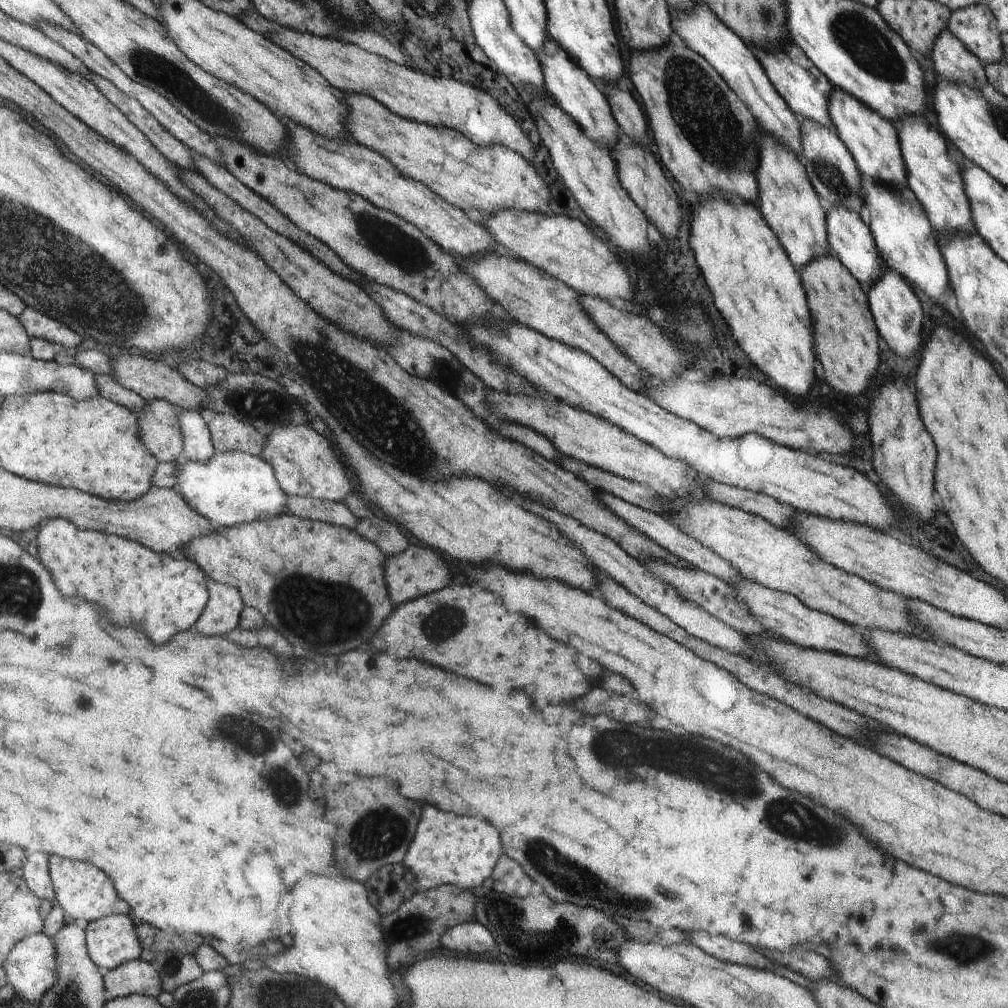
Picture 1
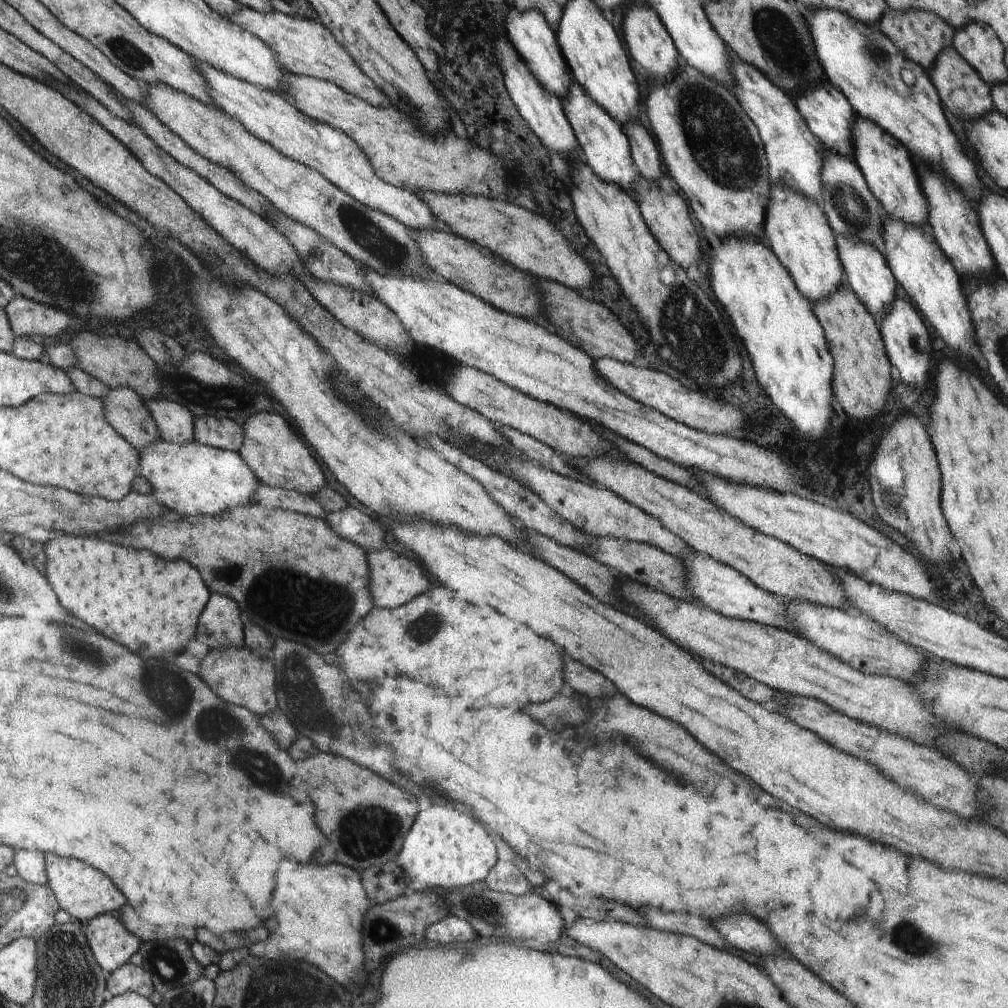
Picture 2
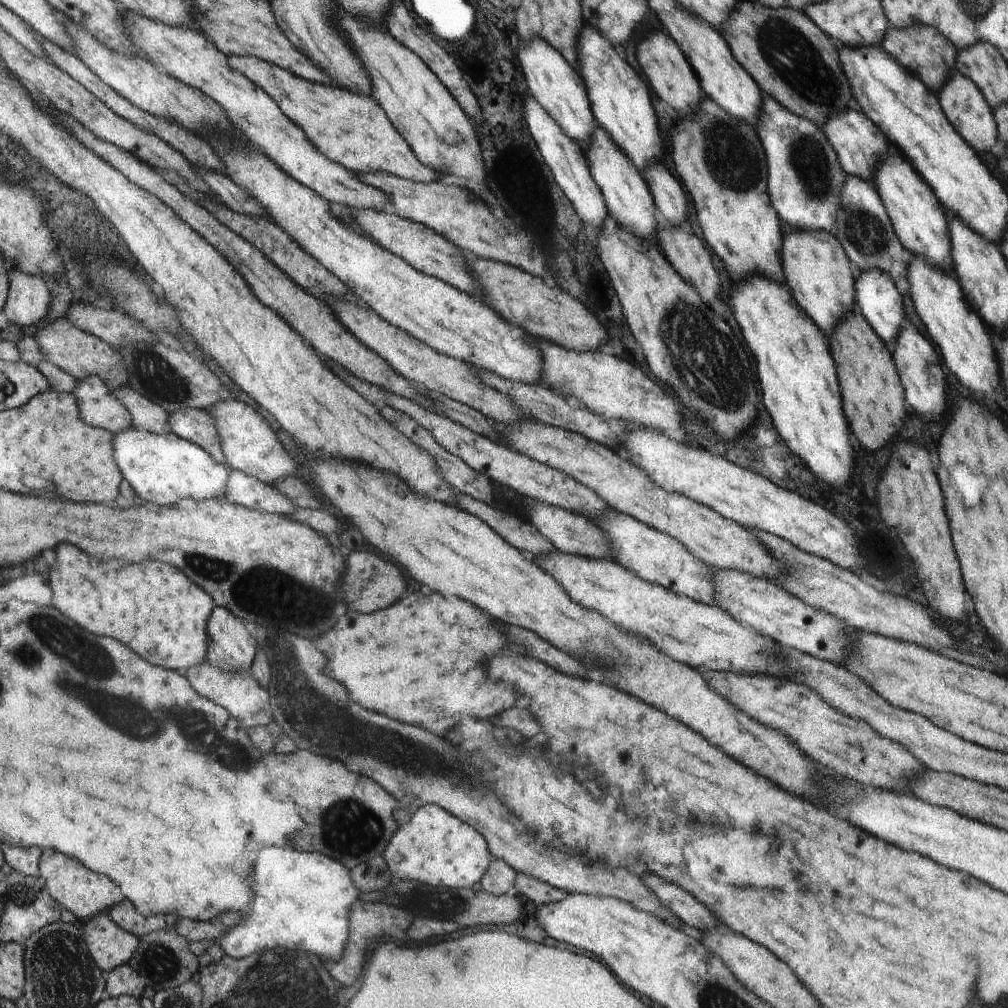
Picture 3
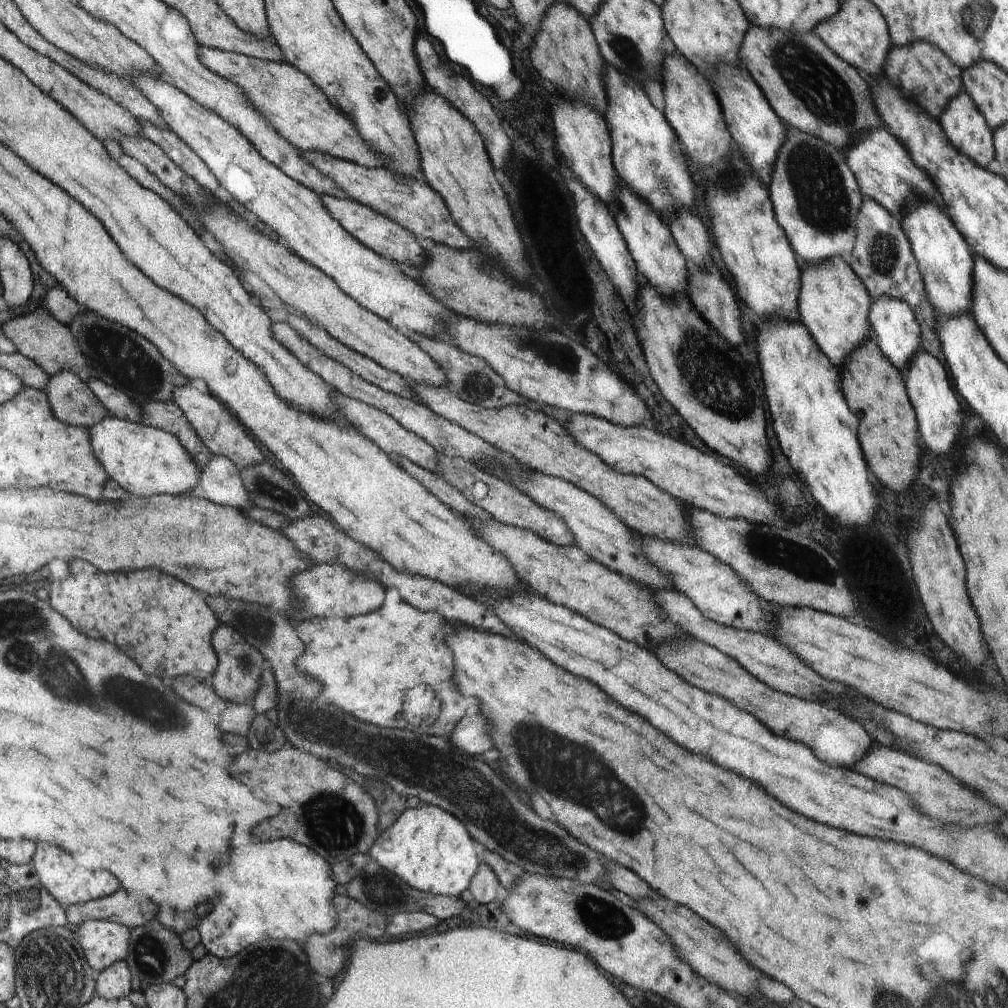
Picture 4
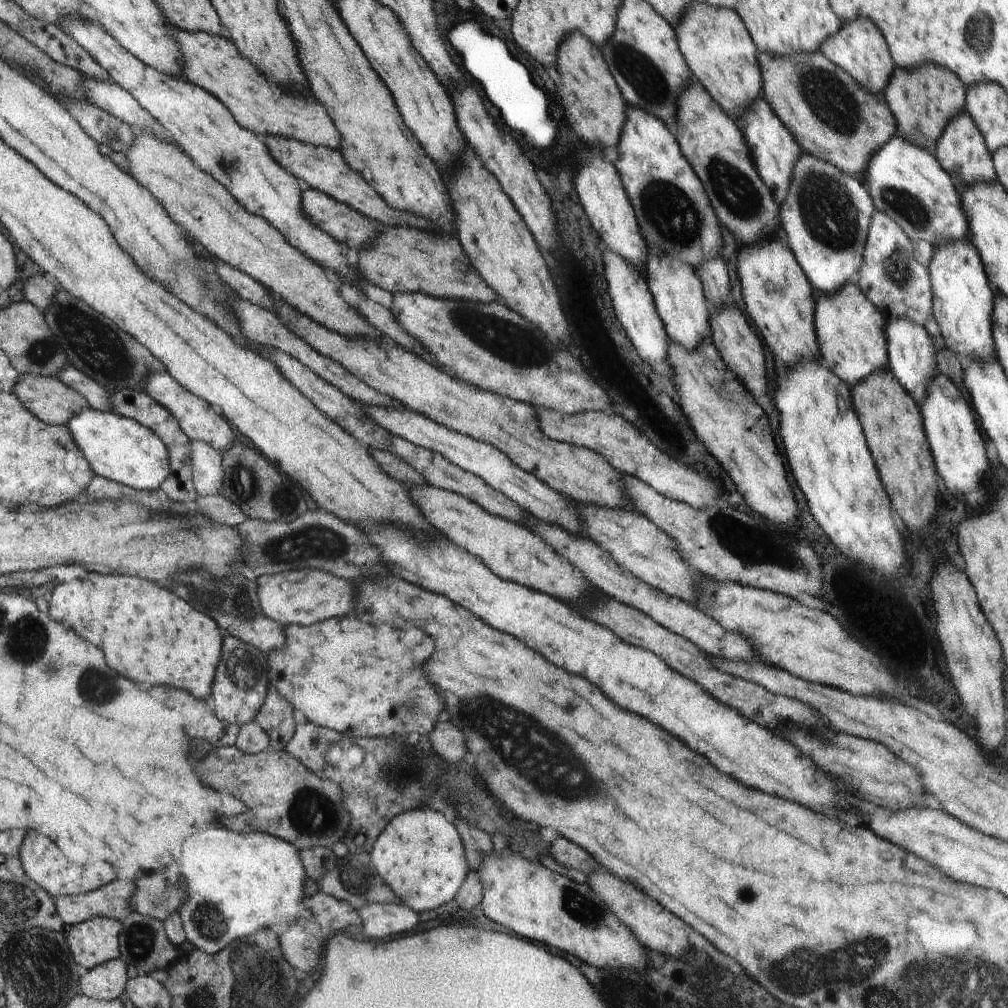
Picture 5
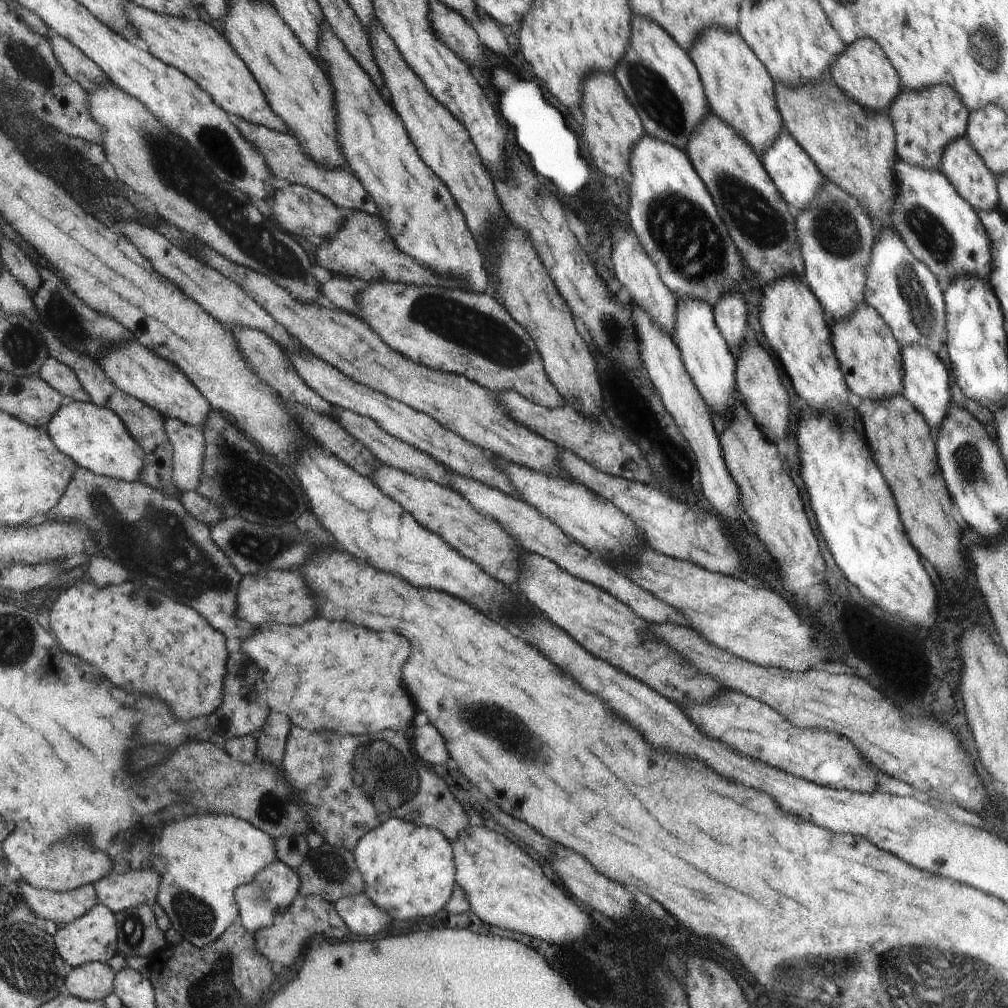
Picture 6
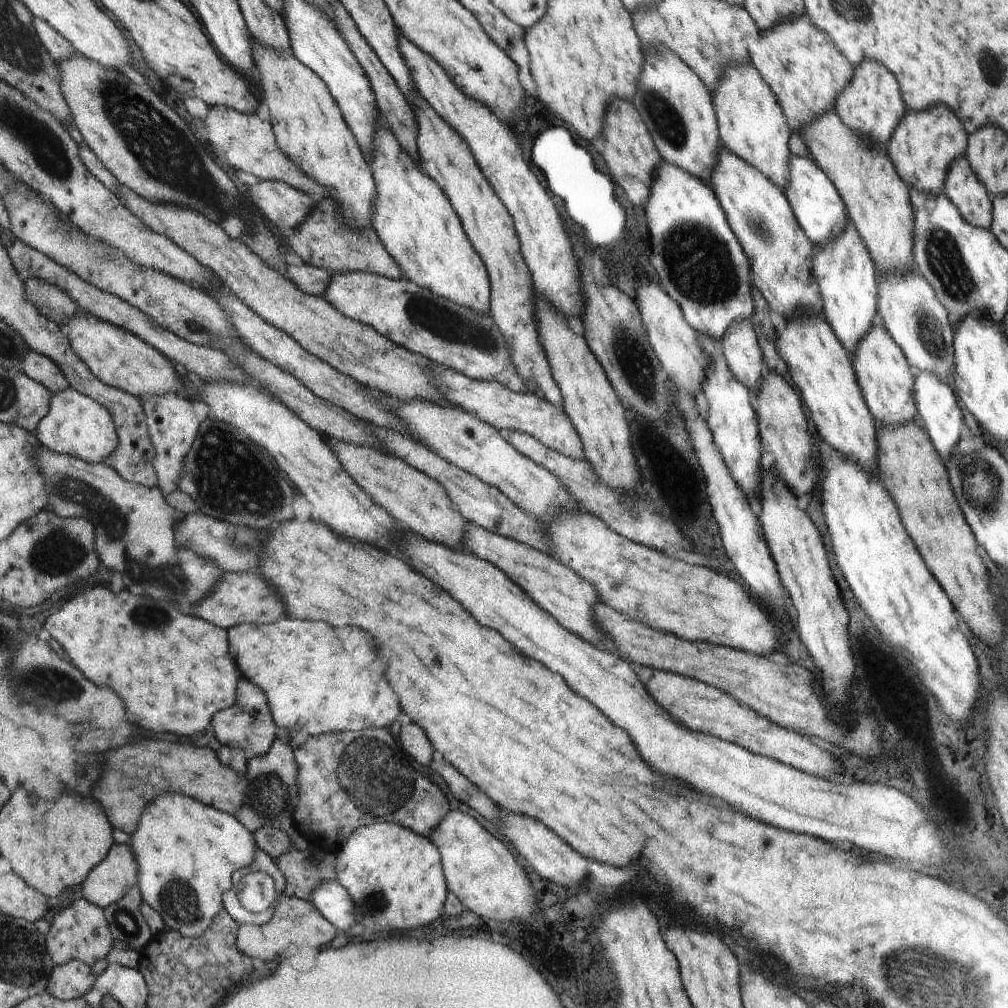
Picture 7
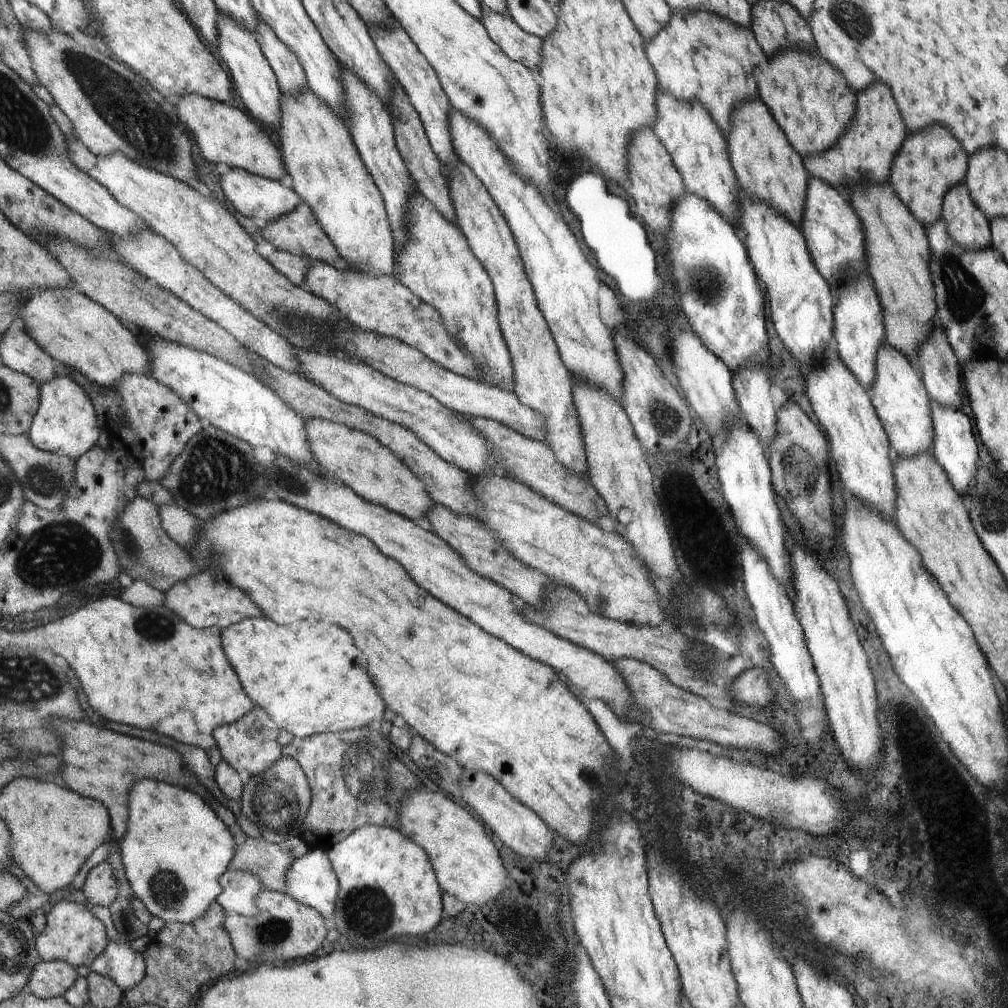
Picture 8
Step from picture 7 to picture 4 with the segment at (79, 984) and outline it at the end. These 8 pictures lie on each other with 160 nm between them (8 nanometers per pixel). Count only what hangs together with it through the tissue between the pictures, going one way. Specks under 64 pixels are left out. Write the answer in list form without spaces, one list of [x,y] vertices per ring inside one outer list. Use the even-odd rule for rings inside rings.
[[[124,961],[102,971],[97,979],[97,991],[105,999],[123,999],[130,994],[130,990],[130,971]]]

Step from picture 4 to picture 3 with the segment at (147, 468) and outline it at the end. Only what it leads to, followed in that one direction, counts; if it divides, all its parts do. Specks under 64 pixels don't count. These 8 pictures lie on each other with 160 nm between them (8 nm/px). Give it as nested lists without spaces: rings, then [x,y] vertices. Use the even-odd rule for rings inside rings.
[[[136,428],[114,434],[116,465],[134,492],[145,502],[160,506],[175,506],[179,500],[203,501],[222,499],[231,476],[230,466],[217,461],[206,449],[183,437],[168,432],[157,435]]]

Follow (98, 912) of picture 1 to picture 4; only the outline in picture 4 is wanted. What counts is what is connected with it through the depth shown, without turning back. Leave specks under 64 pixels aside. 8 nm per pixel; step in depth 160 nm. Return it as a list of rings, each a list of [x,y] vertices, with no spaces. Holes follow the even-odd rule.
[[[38,842],[36,856],[32,859],[32,866],[47,891],[65,909],[70,905],[81,905],[91,900],[107,897],[120,888],[118,880],[110,872],[90,872],[82,865],[78,866],[70,854],[66,854],[58,846],[50,846],[50,844],[40,844]]]

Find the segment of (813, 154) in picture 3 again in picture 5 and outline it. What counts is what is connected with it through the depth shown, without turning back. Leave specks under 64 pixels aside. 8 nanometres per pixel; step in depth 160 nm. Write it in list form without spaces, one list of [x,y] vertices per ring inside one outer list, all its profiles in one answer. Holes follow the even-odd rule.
[[[808,153],[800,156],[799,163],[796,164],[792,174],[792,186],[788,198],[784,200],[783,205],[780,205],[780,217],[785,243],[802,266],[803,272],[816,292],[834,294],[846,284],[856,283],[863,265],[864,248],[874,212],[876,212],[875,204],[859,180]]]

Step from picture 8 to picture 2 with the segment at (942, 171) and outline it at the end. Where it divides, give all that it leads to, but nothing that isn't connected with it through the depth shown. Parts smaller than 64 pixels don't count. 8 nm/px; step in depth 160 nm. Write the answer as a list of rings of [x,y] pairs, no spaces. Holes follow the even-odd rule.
[[[888,8],[886,14],[879,20],[879,27],[885,35],[888,35],[892,42],[909,59],[924,68],[932,68],[938,62],[938,56],[942,54],[944,47],[950,47],[954,43],[955,29],[946,21],[942,20],[936,13],[920,9],[908,9],[899,11]]]

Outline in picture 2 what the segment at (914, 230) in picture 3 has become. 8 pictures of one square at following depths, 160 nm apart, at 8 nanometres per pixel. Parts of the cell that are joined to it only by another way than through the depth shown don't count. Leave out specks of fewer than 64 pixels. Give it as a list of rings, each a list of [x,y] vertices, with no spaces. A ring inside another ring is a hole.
[[[858,114],[851,139],[855,145],[853,160],[862,169],[867,184],[883,207],[884,214],[910,224],[926,224],[927,199],[923,195],[918,172],[914,172],[907,146],[874,121]]]

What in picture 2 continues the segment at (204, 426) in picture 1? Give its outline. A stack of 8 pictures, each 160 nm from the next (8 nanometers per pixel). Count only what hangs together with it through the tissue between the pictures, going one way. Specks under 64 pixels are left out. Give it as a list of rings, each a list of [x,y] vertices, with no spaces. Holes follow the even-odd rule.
[[[162,398],[144,402],[157,422],[162,440],[179,445],[194,442],[196,416],[186,405]]]

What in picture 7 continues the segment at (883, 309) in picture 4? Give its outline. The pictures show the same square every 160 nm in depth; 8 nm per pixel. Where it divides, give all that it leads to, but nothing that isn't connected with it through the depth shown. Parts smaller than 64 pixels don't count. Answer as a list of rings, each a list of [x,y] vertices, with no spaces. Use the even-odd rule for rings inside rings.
[[[924,371],[915,375],[915,411],[917,418],[926,428],[928,436],[933,440],[935,448],[939,450],[940,456],[946,459],[950,456],[952,448],[960,440],[962,434],[962,410],[958,406],[958,400],[954,392],[940,380],[936,373]]]

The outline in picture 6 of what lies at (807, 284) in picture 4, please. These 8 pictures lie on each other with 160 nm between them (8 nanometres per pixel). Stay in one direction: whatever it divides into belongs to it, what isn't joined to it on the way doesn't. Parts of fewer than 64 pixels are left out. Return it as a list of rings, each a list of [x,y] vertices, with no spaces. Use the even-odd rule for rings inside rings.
[[[865,302],[851,312],[849,317],[830,323],[834,334],[835,355],[843,371],[847,387],[862,400],[889,399],[902,395],[903,357],[902,346],[875,308]]]

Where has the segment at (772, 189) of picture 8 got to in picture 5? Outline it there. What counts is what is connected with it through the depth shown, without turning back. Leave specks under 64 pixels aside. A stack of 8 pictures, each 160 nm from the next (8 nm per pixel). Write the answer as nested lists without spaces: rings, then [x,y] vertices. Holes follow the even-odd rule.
[[[696,2],[684,12],[684,18],[676,26],[676,36],[692,74],[728,116],[739,119],[758,96],[763,96],[764,78],[758,49],[734,9],[714,8]]]

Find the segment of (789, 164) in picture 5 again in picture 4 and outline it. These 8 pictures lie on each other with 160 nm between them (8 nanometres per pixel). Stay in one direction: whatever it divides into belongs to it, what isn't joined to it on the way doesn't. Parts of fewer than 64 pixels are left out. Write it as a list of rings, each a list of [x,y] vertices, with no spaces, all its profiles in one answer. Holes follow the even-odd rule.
[[[720,63],[715,68],[713,83],[716,85],[716,96],[723,104],[723,115],[727,119],[733,146],[744,152],[748,160],[752,160],[752,168],[760,172],[760,180],[767,191],[770,190],[772,172],[776,164],[776,156],[782,150],[784,139],[787,138],[787,127],[781,120],[771,103],[767,100],[755,79],[740,63]],[[772,162],[772,164],[770,164]]]

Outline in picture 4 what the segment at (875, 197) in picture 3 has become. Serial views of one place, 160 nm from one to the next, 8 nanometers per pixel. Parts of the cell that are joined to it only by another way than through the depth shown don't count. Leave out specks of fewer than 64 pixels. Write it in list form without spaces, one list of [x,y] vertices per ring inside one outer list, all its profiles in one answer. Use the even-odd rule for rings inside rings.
[[[864,198],[855,222],[855,243],[846,261],[863,281],[871,300],[881,296],[906,301],[916,307],[920,303],[920,293],[926,288],[923,275],[918,272],[918,261],[911,251],[911,243],[903,228],[900,216],[893,215],[878,201]]]

